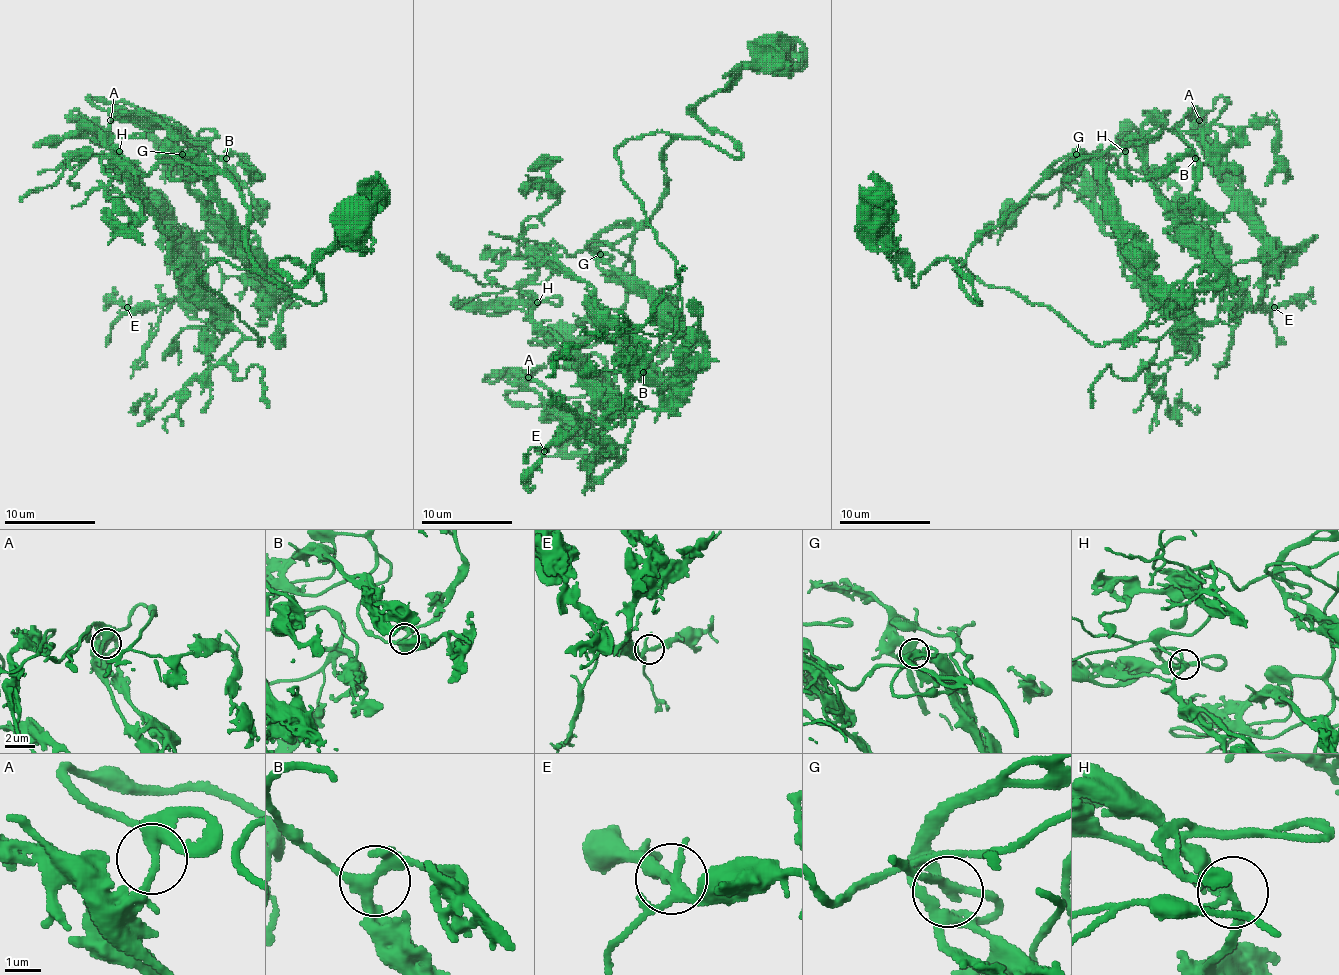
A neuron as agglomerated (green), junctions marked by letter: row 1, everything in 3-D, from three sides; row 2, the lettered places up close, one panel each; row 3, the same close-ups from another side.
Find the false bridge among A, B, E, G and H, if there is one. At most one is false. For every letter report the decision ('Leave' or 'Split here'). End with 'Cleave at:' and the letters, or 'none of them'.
A: Leave
B: Leave
E: Leave
G: Leave
H: Leave
Cleave at: none of them

